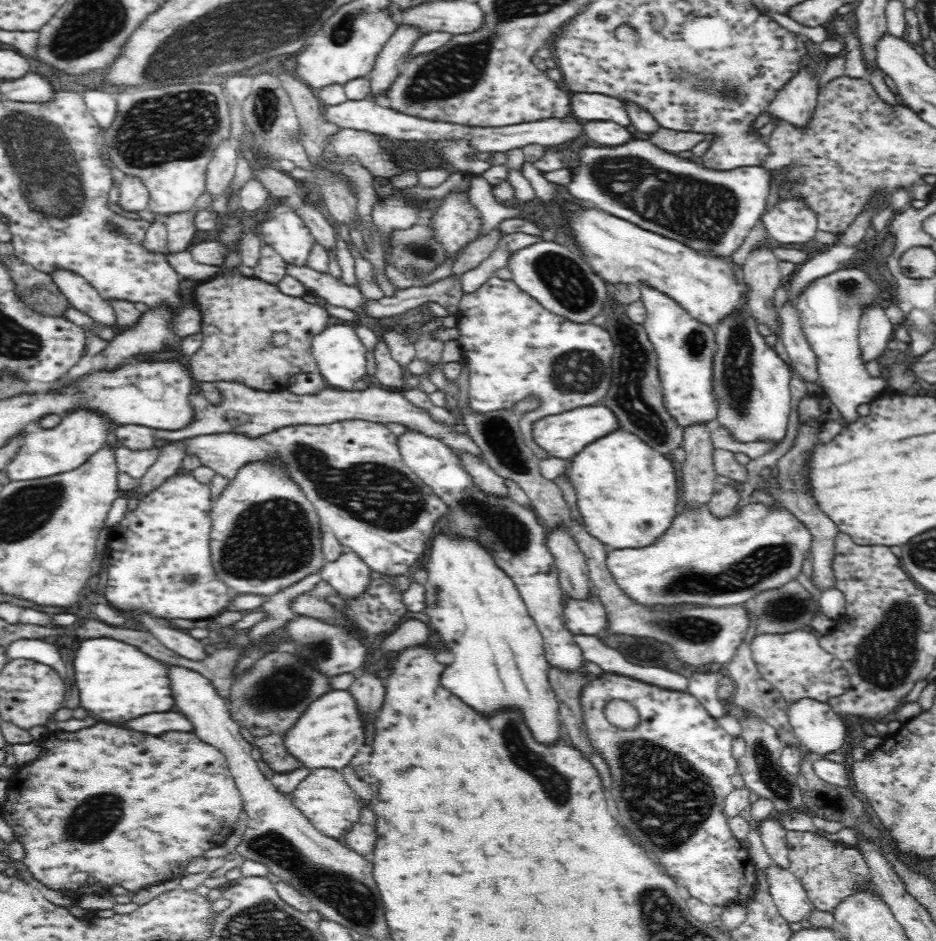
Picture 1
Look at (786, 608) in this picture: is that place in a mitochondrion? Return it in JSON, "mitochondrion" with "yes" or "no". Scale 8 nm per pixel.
{"mitochondrion":"yes"}

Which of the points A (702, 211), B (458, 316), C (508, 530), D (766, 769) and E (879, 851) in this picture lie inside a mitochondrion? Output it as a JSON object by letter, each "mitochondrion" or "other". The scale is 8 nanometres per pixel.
{"A":"mitochondrion","B":"other","C":"mitochondrion","D":"mitochondrion","E":"other"}

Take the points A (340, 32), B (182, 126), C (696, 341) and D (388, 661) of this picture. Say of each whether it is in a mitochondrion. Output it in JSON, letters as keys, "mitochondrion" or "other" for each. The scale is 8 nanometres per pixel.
{"A":"mitochondrion","B":"mitochondrion","C":"mitochondrion","D":"other"}

